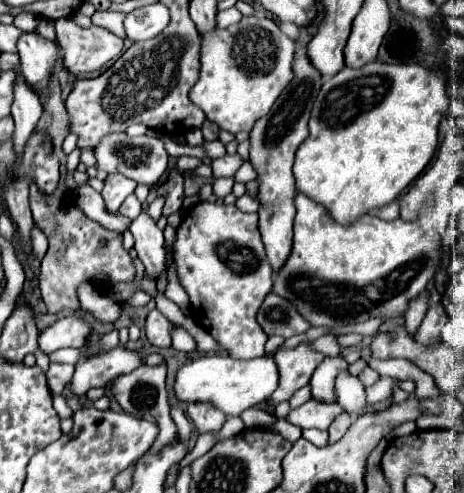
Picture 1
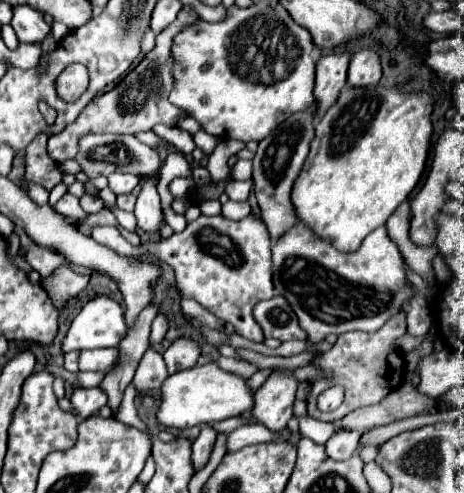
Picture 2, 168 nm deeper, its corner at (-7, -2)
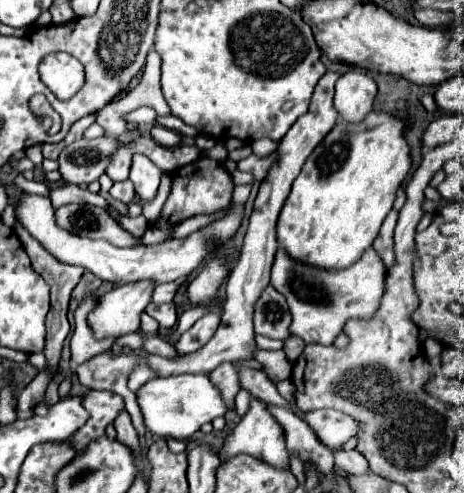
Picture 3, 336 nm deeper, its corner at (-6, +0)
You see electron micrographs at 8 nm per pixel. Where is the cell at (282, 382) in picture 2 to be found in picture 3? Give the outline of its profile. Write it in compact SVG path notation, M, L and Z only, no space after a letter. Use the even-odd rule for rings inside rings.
M258 398L250 400L248 412L242 416L242 420L234 428L234 432L226 438L224 446L218 450L218 456L220 456L220 460L228 460L228 458L242 454L242 452L256 456L272 466L288 468L288 452L286 452L286 438L282 436L282 426L274 420L274 416L270 416L268 406L264 406L264 402L260 402Z

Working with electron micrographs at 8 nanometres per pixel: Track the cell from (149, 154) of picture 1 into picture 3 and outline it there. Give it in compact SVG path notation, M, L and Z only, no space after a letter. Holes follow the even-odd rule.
M80 138L66 146L58 158L60 174L66 182L80 184L80 182L94 182L110 164L110 156L118 150L118 138Z

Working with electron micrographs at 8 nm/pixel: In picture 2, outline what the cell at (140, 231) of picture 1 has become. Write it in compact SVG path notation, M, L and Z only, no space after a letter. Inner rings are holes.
M153 176L141 178L141 192L137 196L135 204L135 216L137 216L137 226L145 232L159 232L161 220L163 220L163 210L161 210L161 200L157 192L157 182Z

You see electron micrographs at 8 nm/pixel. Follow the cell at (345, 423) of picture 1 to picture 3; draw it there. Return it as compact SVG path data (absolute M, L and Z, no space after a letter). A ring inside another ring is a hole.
M332 448L334 454L334 464L336 468L342 468L350 474L362 474L368 470L366 458L358 450L342 450L342 448Z

